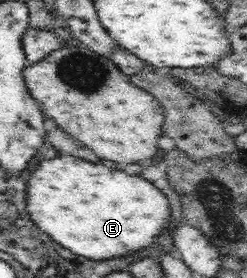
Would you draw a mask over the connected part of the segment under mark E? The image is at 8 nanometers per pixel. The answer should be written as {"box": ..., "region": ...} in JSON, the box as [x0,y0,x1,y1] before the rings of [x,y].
{"box":[25,155,170,259],"region":[[[58,155],[53,158],[44,159],[30,172],[25,188],[25,210],[38,229],[46,231],[54,241],[58,241],[66,249],[88,259],[112,259],[148,247],[154,241],[154,237],[166,227],[170,217],[168,199],[150,181],[136,175],[126,175],[116,169],[108,169],[100,163],[94,165],[76,157]]]}

